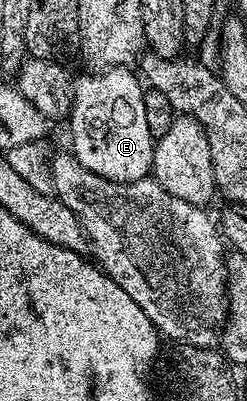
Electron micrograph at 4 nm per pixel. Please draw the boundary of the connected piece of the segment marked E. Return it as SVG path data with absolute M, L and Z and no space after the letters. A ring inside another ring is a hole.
M115 66L100 72L89 72L71 86L71 109L67 115L69 130L73 133L71 153L83 164L91 168L95 176L103 176L112 182L134 182L150 177L153 168L153 148L155 139L151 128L147 128L147 115L143 109L145 90L136 73L124 66Z

